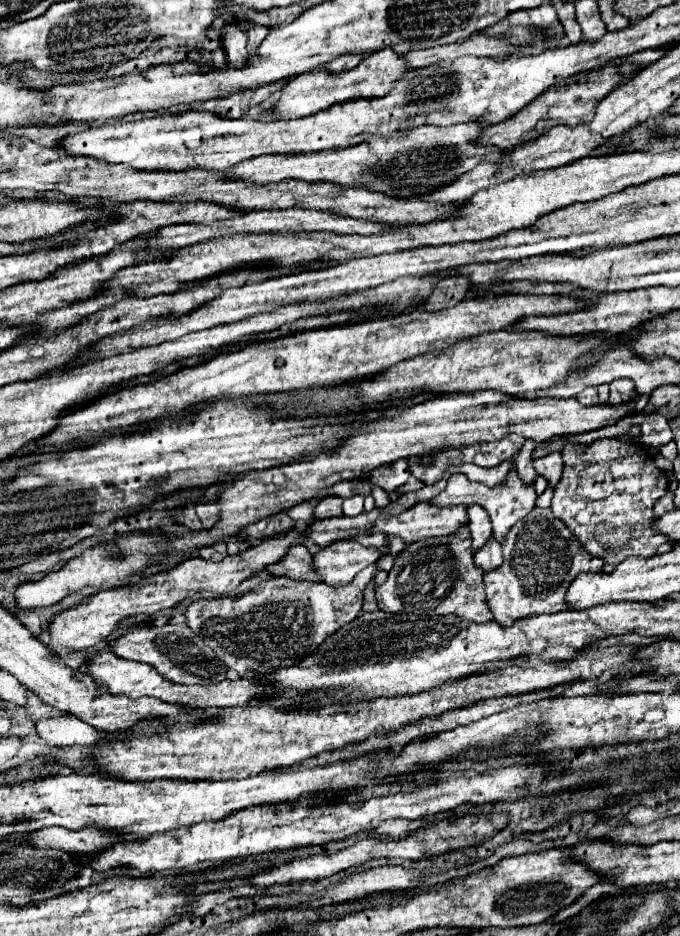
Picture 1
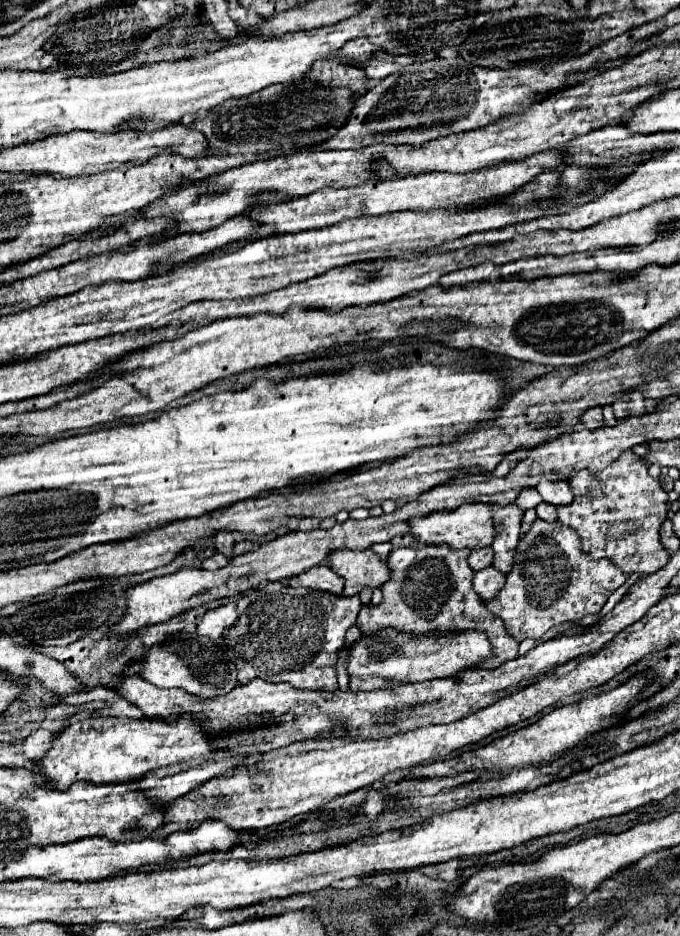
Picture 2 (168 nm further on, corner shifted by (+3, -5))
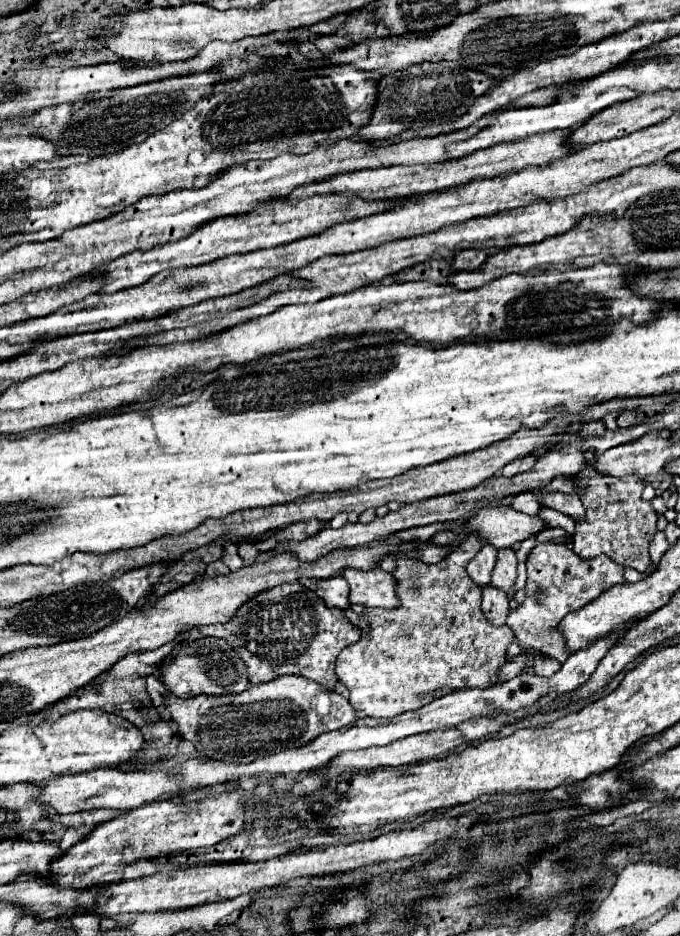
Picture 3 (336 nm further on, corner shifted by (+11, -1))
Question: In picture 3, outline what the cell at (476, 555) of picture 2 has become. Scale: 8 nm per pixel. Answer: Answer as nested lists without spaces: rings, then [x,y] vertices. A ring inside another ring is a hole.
[[[483,545],[483,549],[473,557],[473,561],[467,567],[469,577],[481,587],[489,585],[495,561],[497,561],[497,549],[493,545]]]

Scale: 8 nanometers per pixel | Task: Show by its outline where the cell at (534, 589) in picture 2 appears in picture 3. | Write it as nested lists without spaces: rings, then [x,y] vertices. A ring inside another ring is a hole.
[[[539,543],[527,557],[527,599],[509,613],[507,625],[513,629],[519,645],[533,647],[539,653],[565,663],[571,653],[565,653],[565,637],[557,637],[557,625],[567,613],[585,607],[613,585],[627,583],[623,573],[625,567],[605,555],[581,561],[571,549],[567,549],[565,543]]]

